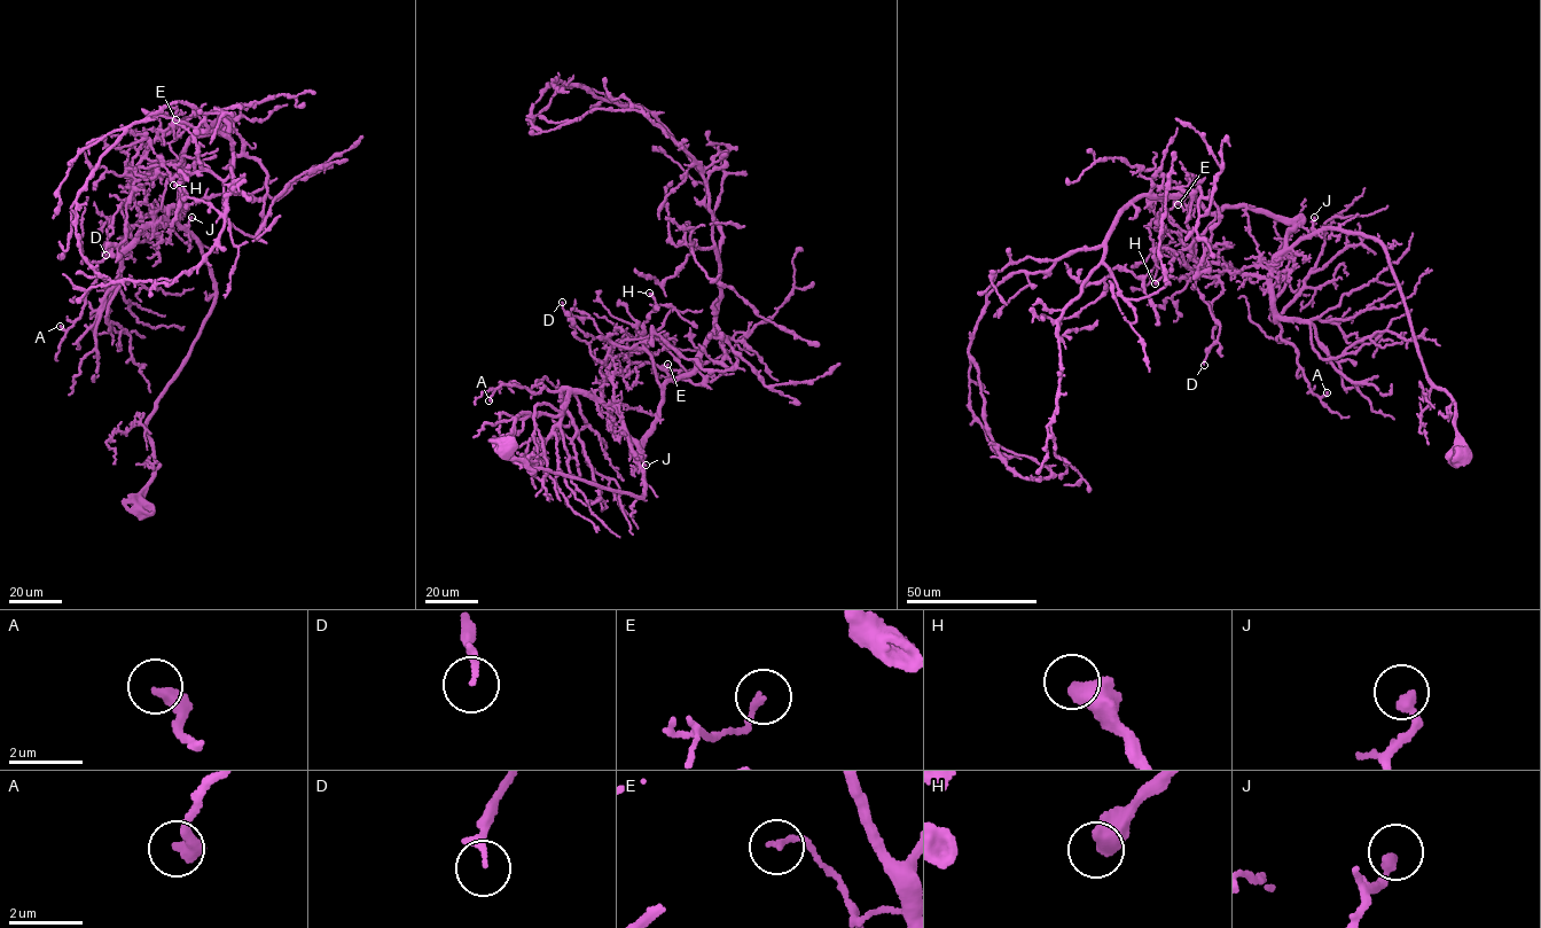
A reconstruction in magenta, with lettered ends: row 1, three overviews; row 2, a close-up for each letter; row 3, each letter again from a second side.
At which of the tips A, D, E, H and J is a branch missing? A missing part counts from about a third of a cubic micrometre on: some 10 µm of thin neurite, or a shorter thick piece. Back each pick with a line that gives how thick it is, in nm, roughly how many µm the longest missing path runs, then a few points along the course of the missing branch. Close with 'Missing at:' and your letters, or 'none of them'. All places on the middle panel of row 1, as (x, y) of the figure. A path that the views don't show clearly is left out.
D: calibre 180 nm; missing 35 µm
J: calibre 280 nm; missing 30 µm; course (646, 465), (655, 475), (658, 497), (667, 512)
Missing at: D, J

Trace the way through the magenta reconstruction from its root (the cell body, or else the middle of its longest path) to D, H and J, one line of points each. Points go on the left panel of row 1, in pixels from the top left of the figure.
D: (141, 512), (158, 466), (146, 424), (214, 295), (178, 224), (184, 153), (134, 182), (125, 240), (106, 255)
H: (141, 512), (158, 466), (146, 424), (214, 295), (197, 241), (178, 224), (184, 153), (158, 157), (173, 185)
J: (141, 512), (139, 501), (158, 466), (146, 424), (214, 295), (210, 270), (188, 229), (192, 217)

